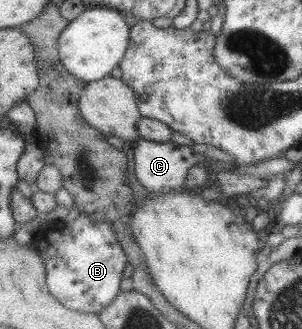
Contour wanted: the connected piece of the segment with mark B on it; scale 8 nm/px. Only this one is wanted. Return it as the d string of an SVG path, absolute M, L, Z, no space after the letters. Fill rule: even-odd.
M80 213L76 219L67 220L64 229L56 229L56 233L42 233L42 237L46 242L41 243L35 236L32 245L44 260L49 292L72 311L102 313L121 292L120 281L127 263L126 254L110 221Z

